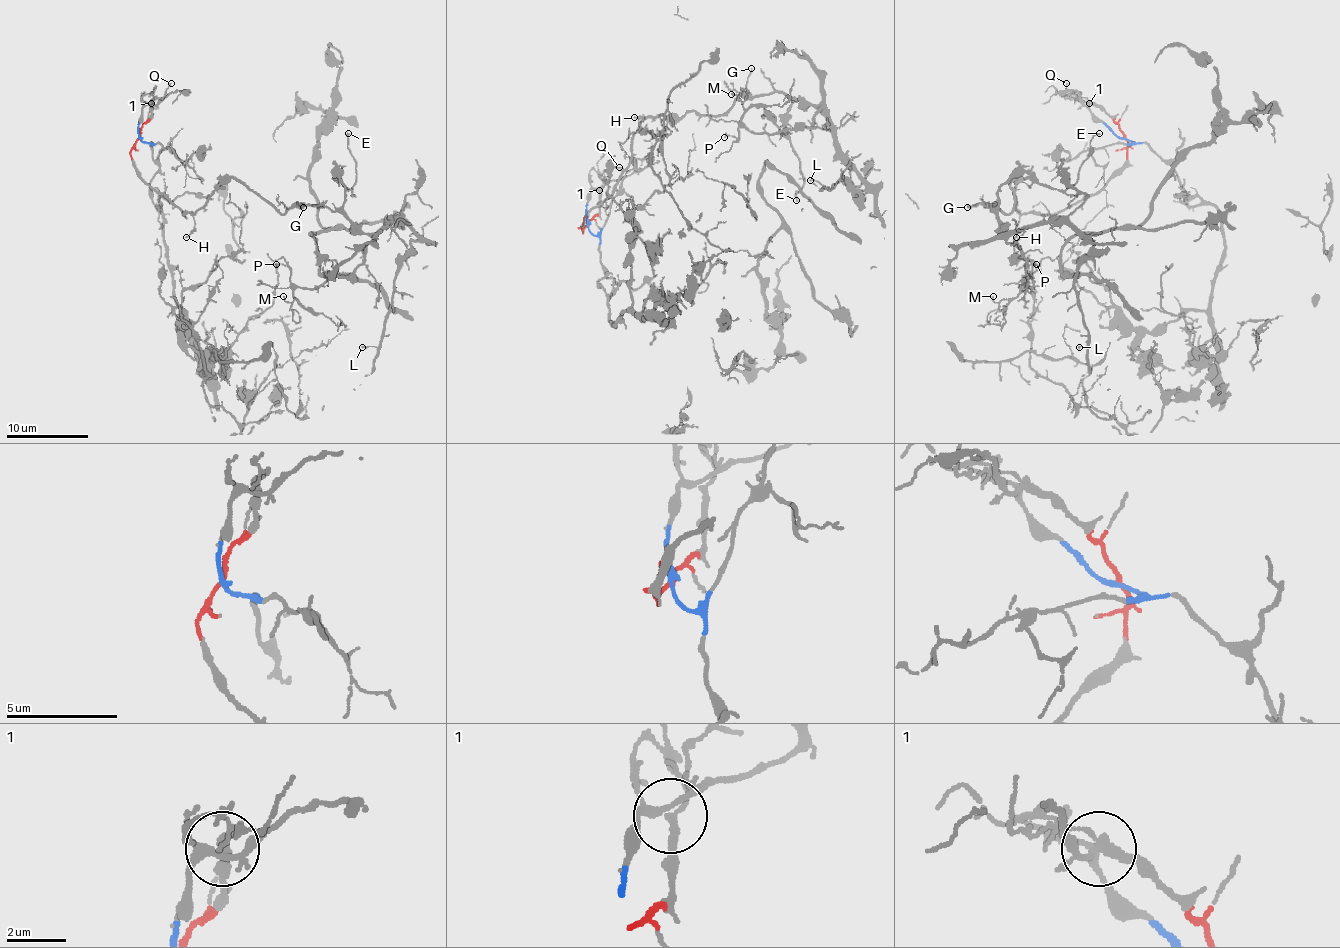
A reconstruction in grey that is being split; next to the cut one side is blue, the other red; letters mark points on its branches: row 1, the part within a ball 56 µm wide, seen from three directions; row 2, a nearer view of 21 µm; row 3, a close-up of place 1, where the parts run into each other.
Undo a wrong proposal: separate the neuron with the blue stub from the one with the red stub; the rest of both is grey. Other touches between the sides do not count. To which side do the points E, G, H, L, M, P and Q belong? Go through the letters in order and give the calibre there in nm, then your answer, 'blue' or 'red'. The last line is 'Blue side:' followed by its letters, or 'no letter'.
E: 160 nm thick; red
G: 100 nm thick; red
H: 80 nm thick; red
L: 120 nm thick; red
M: 110 nm thick; red
P: 140 nm thick; red
Q: 110 nm thick; red
Blue side: no letter

